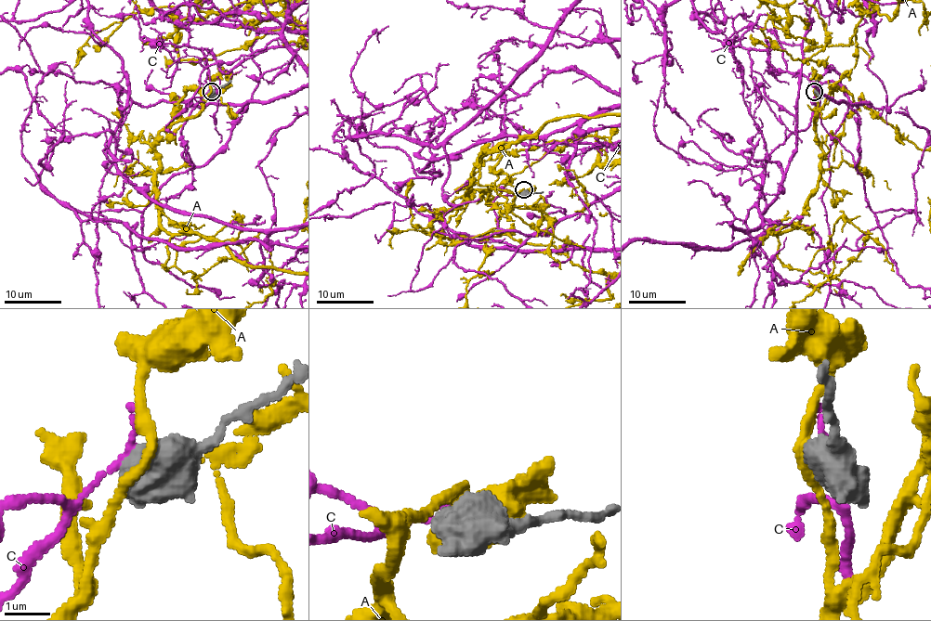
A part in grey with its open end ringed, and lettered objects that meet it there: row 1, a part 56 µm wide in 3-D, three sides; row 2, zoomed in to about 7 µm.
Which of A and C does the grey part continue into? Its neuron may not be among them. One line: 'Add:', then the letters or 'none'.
Add: none

